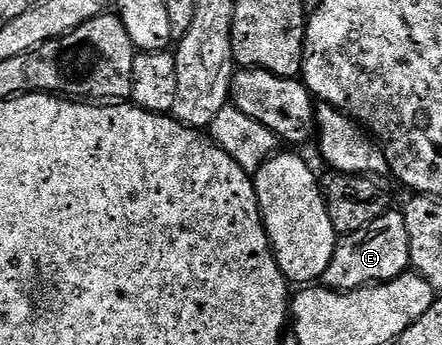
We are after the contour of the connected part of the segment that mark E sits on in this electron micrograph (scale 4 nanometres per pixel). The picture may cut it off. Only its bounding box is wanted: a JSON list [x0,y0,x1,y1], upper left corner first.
[321,209,410,291]

